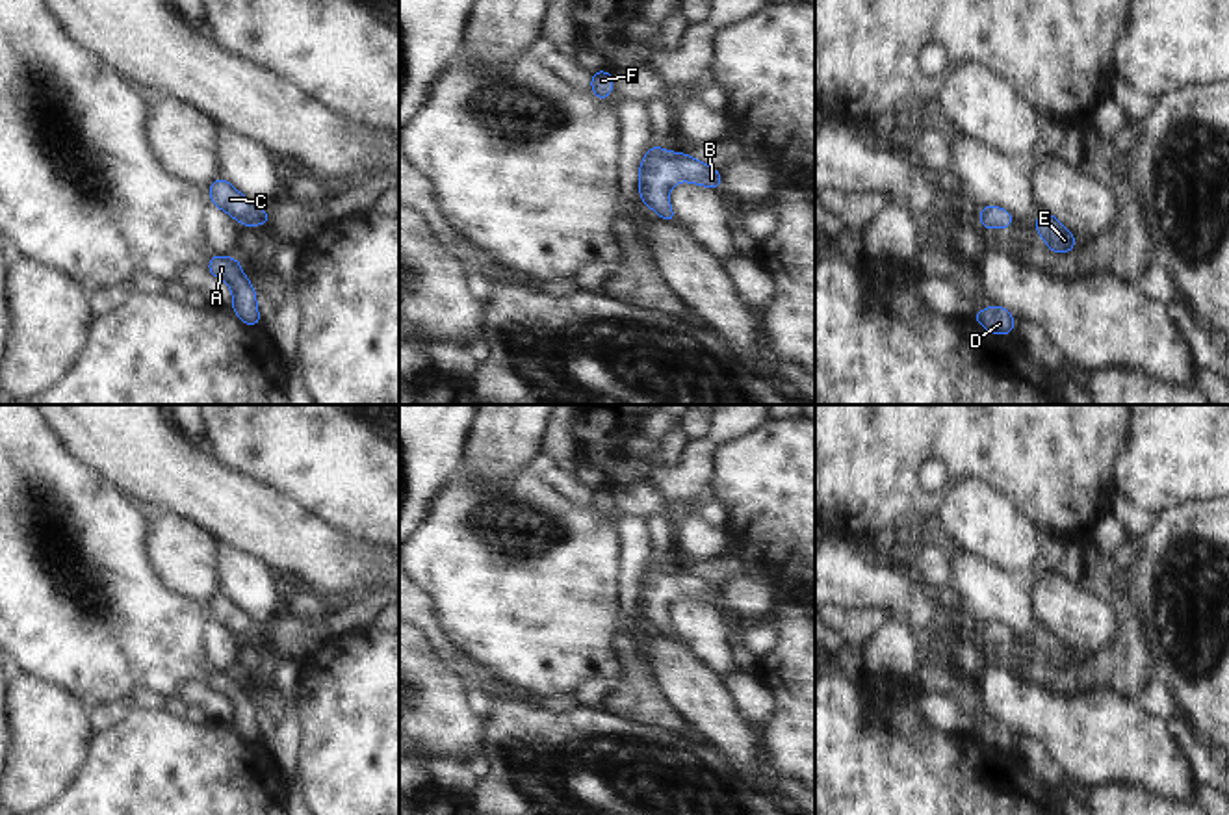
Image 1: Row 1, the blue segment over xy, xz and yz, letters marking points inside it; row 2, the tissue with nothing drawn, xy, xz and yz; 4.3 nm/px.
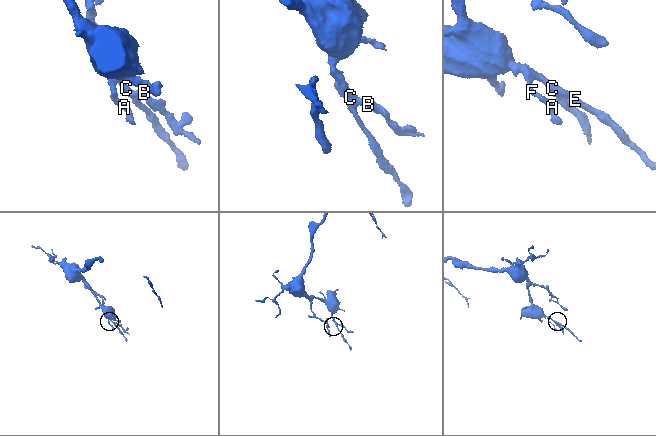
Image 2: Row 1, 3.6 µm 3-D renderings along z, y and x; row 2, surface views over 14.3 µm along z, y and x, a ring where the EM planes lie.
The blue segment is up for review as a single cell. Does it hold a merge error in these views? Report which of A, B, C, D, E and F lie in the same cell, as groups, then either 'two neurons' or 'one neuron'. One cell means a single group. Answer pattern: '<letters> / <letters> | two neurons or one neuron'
A B C D E F | one neuron

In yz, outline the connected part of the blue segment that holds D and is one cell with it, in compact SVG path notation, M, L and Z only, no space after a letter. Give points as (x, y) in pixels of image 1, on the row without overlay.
M993 720L988 726L977 726L973 730L986 746L995 750L1012 750L1014 748L1014 731L999 720Z

